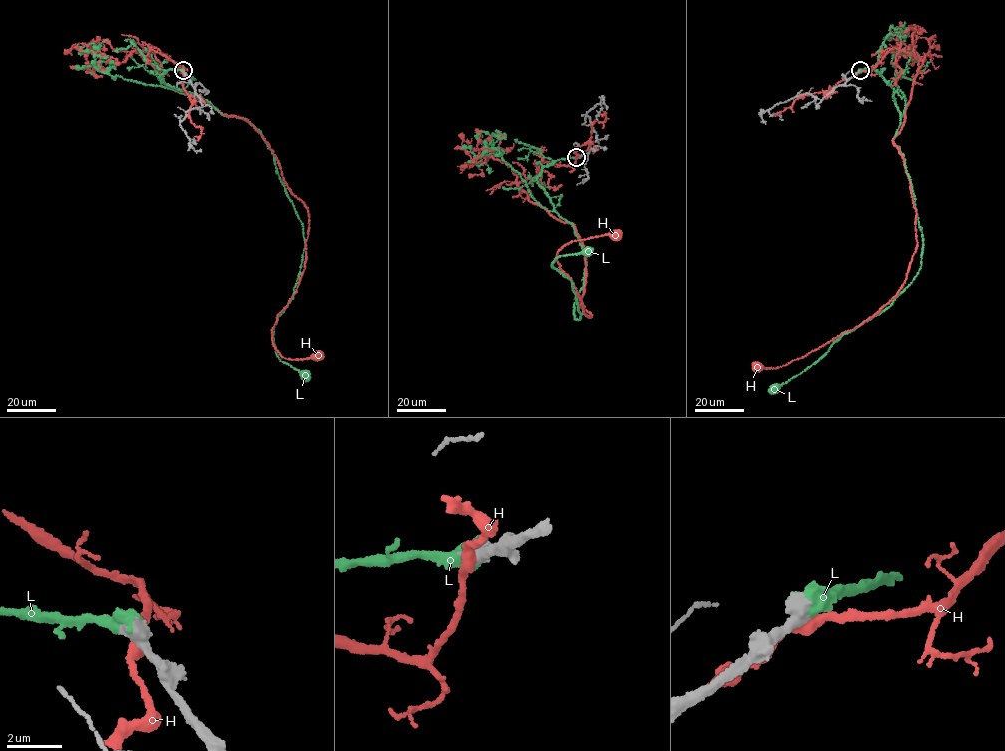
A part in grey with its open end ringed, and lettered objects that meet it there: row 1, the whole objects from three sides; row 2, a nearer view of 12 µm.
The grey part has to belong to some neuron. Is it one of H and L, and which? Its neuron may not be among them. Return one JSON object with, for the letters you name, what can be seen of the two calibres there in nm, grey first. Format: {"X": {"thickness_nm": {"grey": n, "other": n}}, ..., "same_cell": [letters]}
{"L": {"thickness_nm": {"grey": 700, "other": 700}}, "same_cell": ["L"]}

